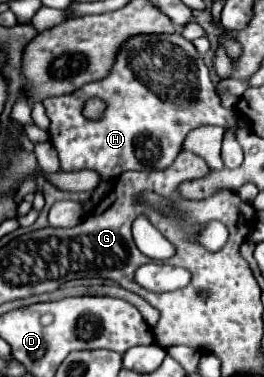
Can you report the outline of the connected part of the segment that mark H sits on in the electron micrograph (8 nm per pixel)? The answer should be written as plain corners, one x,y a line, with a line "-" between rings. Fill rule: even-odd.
135,34
123,42
117,50
117,58
103,80
89,82
87,86
65,94
43,100
45,112
51,120
49,138
59,152
61,168
89,168
97,170
105,180
115,180
127,170
161,170
167,168
175,156
181,152
181,142
185,134
197,126
213,124
221,128
231,128
237,124
233,110
223,108
215,86
209,78
209,68
203,64
195,46
181,34
-
89,98
99,98
105,102
103,114
93,120
83,116
83,106

